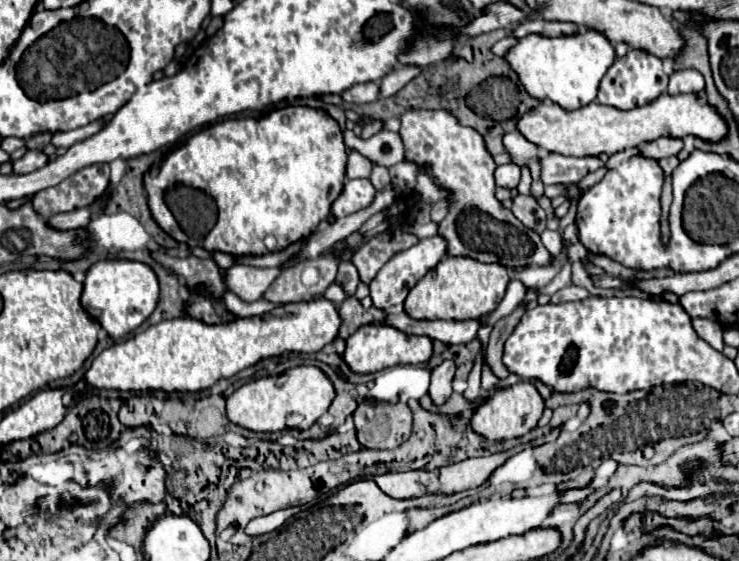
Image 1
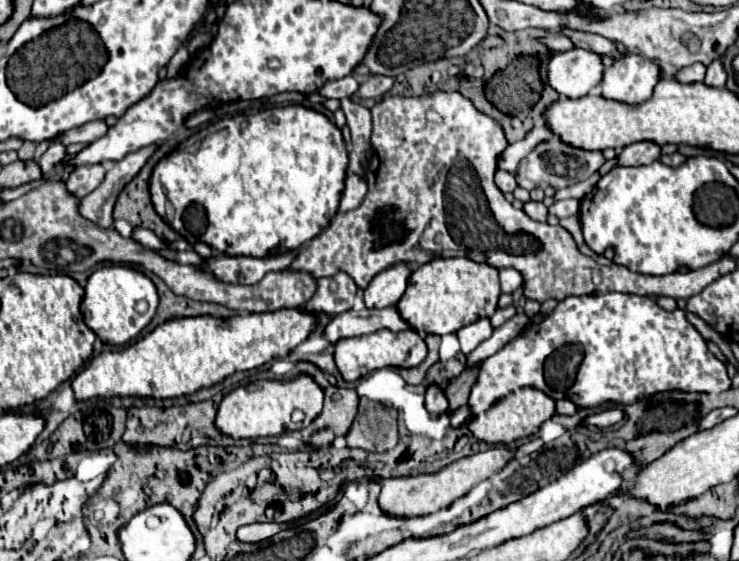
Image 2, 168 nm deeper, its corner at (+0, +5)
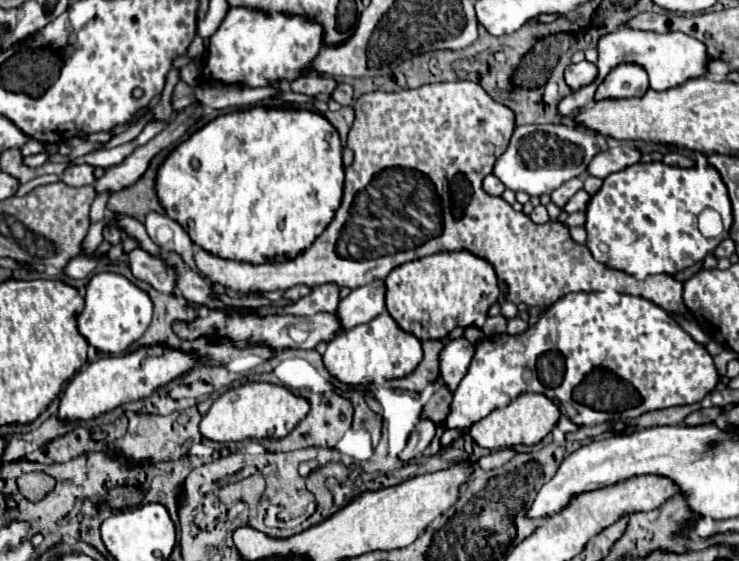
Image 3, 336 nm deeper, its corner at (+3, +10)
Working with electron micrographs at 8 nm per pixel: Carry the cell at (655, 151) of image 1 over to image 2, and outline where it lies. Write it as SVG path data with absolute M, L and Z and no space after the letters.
M641 141L625 147L617 155L617 165L621 167L637 167L637 165L649 165L661 155L661 147L651 141Z

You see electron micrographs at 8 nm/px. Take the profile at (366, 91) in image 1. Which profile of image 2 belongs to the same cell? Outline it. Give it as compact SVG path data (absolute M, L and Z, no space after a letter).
M347 75L343 79L335 79L335 81L327 81L323 87L319 87L319 95L323 95L325 99L343 99L343 97L351 97L357 91L359 83Z

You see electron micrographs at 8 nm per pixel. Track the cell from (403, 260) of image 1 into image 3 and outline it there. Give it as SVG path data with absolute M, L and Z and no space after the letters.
M360 286L340 300L336 314L340 314L342 326L346 330L366 324L386 310L386 286Z

